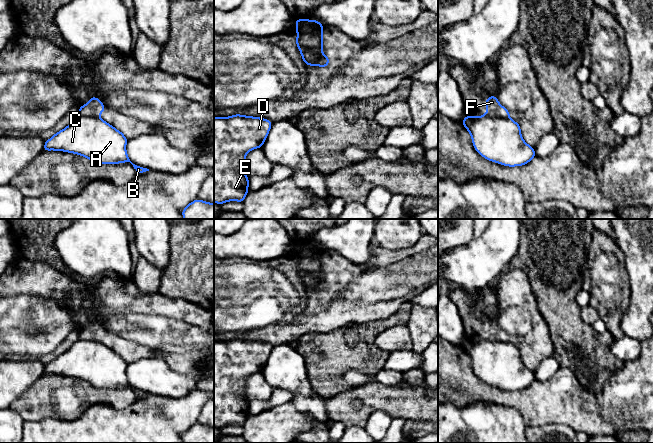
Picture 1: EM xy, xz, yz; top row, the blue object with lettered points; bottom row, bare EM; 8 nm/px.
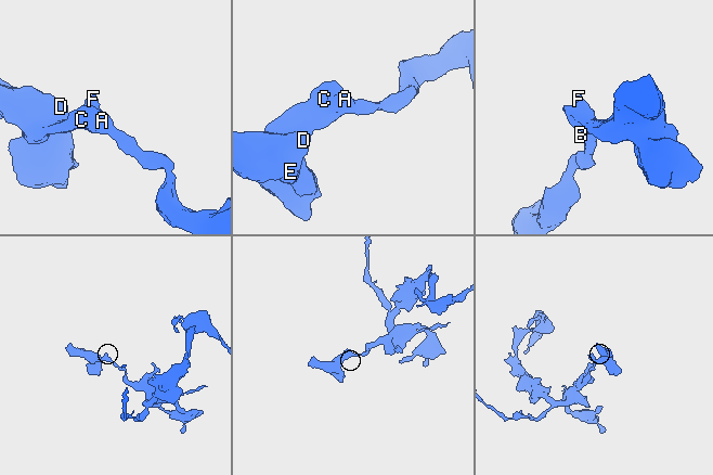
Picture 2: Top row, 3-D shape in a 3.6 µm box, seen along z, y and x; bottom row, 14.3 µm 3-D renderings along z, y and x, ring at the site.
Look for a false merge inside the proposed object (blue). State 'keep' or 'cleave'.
cleave

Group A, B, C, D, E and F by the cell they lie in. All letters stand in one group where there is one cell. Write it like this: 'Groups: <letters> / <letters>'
Groups: A B C D E / F

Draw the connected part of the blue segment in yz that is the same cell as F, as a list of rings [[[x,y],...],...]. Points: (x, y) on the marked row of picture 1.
[[[496,95],[486,98],[486,111],[493,117],[510,117],[509,111],[499,103]]]

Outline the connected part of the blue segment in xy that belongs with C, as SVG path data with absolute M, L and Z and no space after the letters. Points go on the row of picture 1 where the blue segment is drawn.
M78 116L44 143L44 151L64 151L81 155L98 164L130 162L137 175L149 169L133 164L126 151L128 139L104 120Z

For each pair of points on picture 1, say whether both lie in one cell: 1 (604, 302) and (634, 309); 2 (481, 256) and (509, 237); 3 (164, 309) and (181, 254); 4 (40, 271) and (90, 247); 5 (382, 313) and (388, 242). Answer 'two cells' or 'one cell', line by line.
1: two cells
2: one cell
3: two cells
4: two cells
5: two cells

